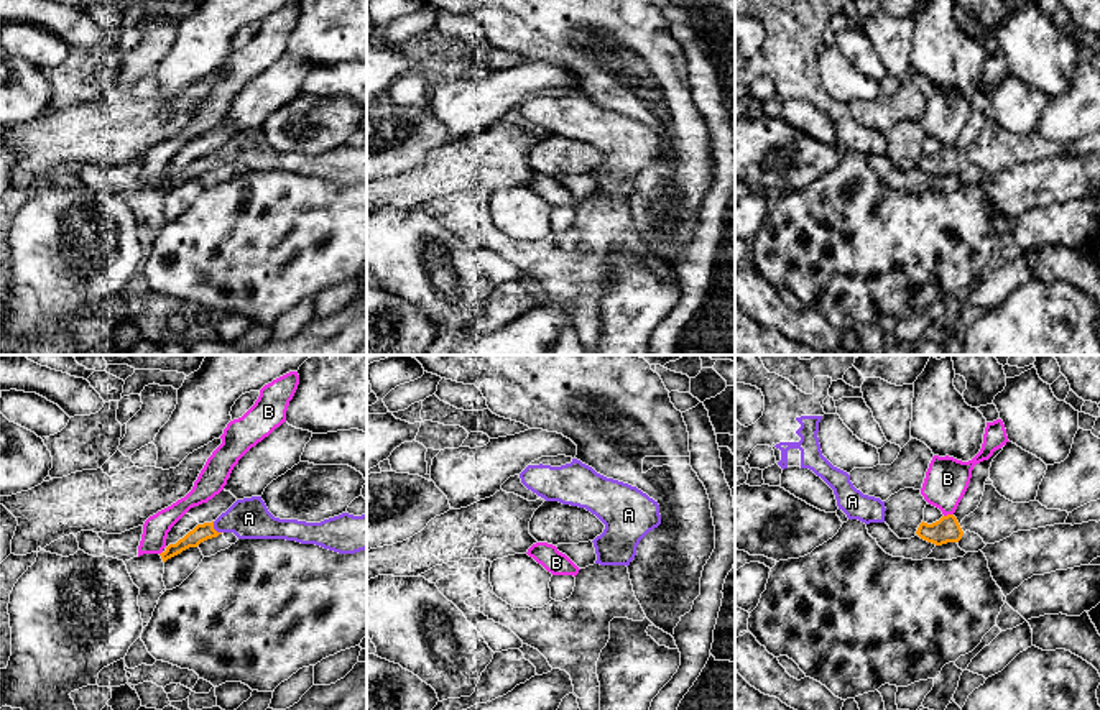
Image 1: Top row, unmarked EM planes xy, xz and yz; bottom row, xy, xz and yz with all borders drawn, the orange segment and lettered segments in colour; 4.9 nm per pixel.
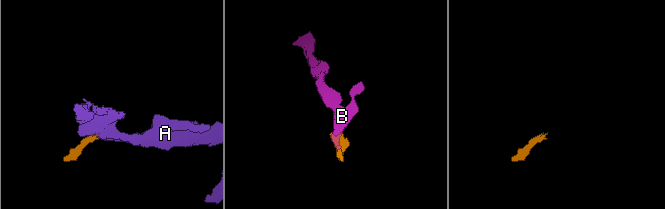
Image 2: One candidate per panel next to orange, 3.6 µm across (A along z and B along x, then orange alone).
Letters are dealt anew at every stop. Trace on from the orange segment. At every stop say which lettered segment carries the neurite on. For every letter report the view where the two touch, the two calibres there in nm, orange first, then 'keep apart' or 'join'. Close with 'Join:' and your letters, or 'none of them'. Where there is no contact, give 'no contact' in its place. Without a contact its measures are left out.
A: xy | 90/200 nm | join
B: yz | 130/220 nm | keep apart
Join: A

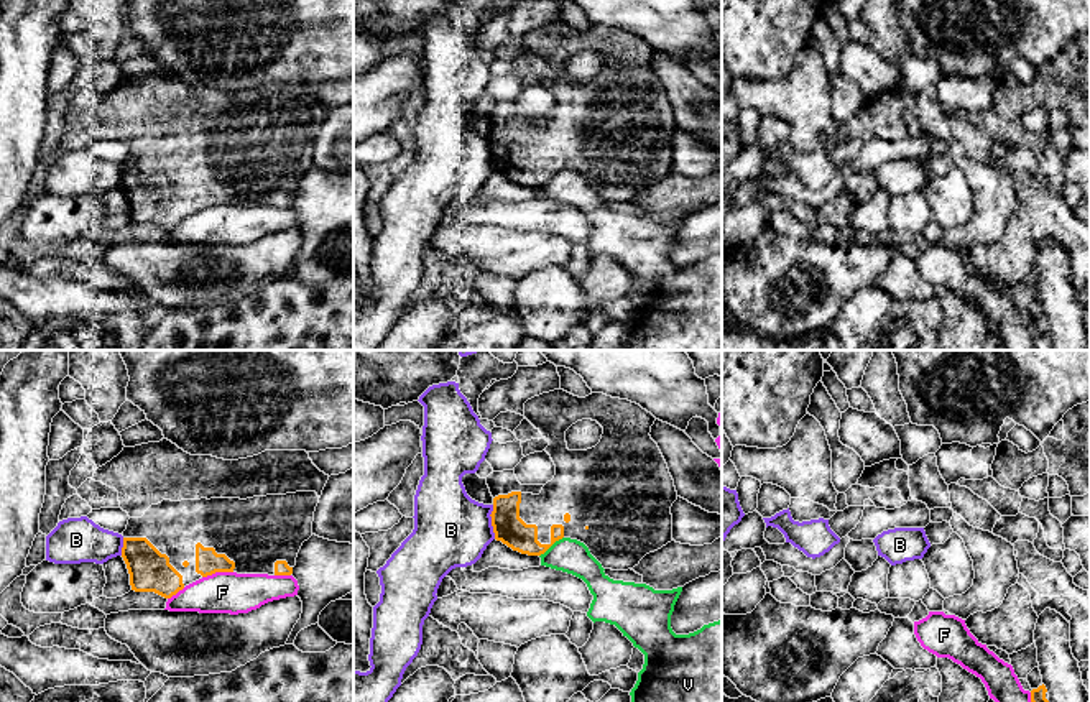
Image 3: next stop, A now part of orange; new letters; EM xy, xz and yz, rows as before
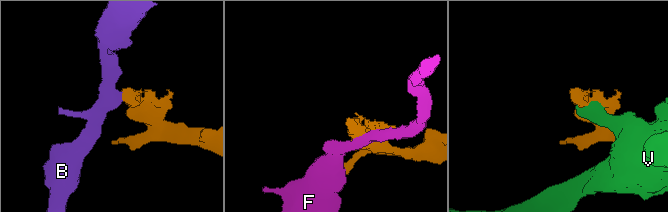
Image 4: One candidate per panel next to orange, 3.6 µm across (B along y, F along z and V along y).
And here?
B: xz | 150/360 nm | keep apart
F: xy | 120/200 nm | keep apart
V: xz | 150/170 nm | keep apart
Join: none of them

